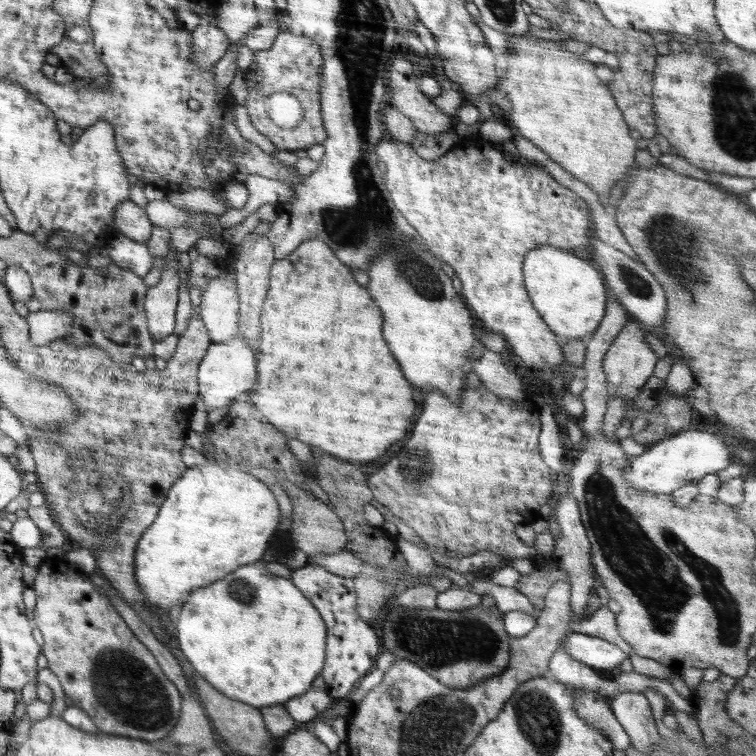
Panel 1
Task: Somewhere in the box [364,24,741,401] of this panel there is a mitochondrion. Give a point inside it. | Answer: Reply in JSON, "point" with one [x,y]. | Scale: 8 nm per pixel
{"point":[671,241]}

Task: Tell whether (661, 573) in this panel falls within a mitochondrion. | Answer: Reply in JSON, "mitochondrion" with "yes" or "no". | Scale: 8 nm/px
{"mitochondrion":"yes"}

